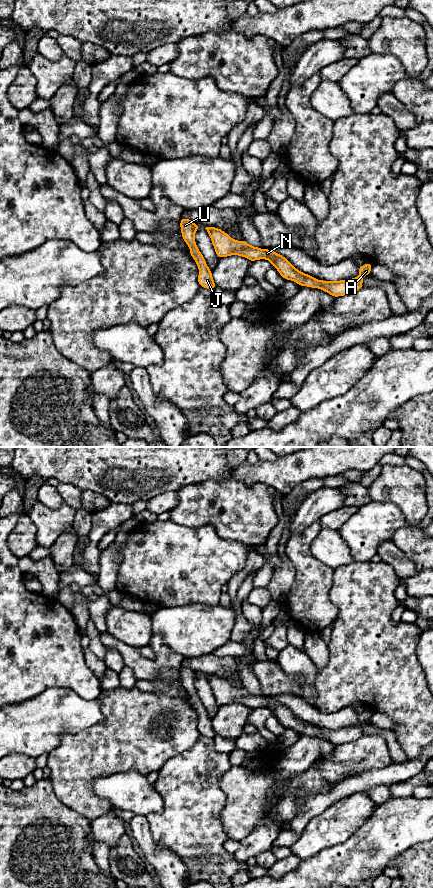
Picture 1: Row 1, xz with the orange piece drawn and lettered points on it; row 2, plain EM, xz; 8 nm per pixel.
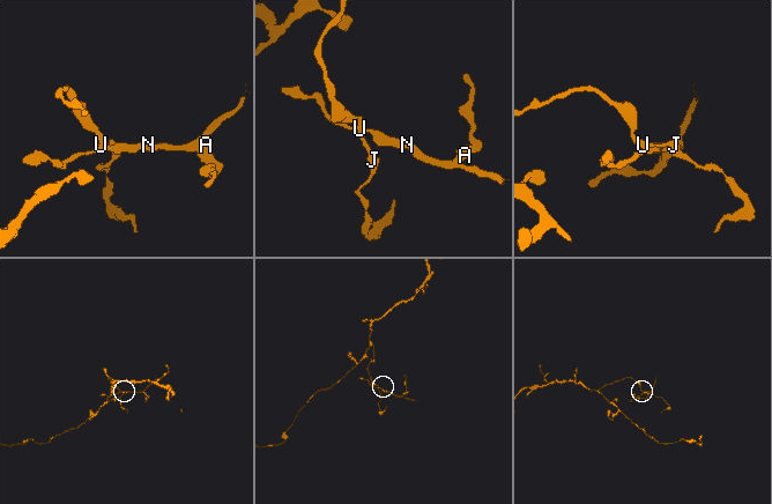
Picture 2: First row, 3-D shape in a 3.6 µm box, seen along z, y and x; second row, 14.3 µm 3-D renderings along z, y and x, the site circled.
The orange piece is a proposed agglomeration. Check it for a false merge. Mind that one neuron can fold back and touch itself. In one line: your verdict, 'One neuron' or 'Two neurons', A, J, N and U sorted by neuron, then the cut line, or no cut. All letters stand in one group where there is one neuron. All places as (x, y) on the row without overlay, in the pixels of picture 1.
Two neurons. Groups: A N / J U. Split along xz (193, 672), (195, 678)

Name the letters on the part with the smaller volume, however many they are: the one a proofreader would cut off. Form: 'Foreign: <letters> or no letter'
Foreign: A, N

